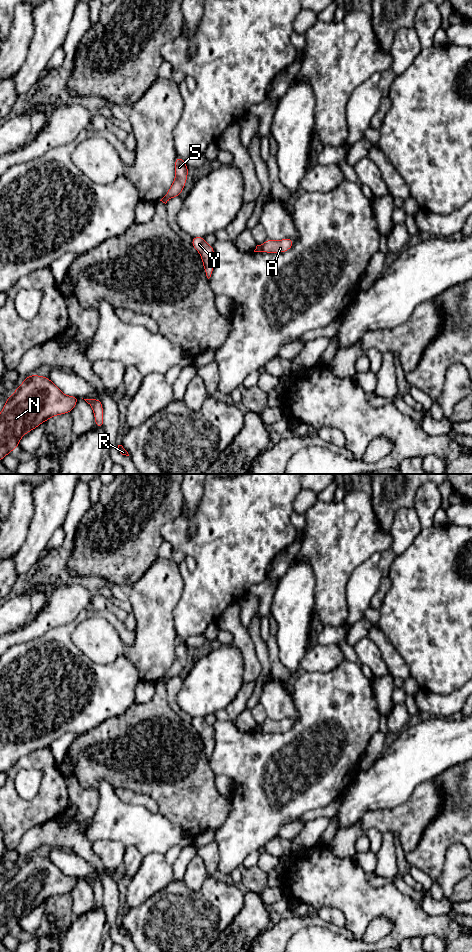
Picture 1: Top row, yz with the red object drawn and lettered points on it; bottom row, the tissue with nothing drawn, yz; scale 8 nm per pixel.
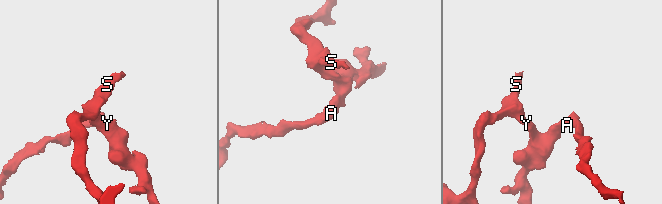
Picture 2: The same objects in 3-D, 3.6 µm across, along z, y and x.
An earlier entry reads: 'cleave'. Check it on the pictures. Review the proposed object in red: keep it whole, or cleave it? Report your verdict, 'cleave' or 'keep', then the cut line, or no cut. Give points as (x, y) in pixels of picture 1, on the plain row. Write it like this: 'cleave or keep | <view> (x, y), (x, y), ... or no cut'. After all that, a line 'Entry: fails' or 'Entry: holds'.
keep | no cut
Entry: fails

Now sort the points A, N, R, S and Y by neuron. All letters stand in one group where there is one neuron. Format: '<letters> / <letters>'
A N R S Y

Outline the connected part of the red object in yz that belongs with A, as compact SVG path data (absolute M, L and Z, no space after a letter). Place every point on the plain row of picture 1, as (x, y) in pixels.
M284 718L280 721L267 719L262 725L257 725L254 732L283 733L294 725L291 718Z

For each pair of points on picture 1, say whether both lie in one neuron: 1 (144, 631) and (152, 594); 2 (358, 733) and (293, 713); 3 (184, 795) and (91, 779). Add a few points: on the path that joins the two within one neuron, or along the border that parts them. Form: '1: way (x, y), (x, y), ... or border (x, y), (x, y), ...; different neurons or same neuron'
1: way (152, 622), (152, 603); same neuron
2: border (291, 694), (298, 711), (298, 719), (294, 723); different neurons
3: way (161, 786), (136, 784), (122, 774), (114, 774); same neuron

